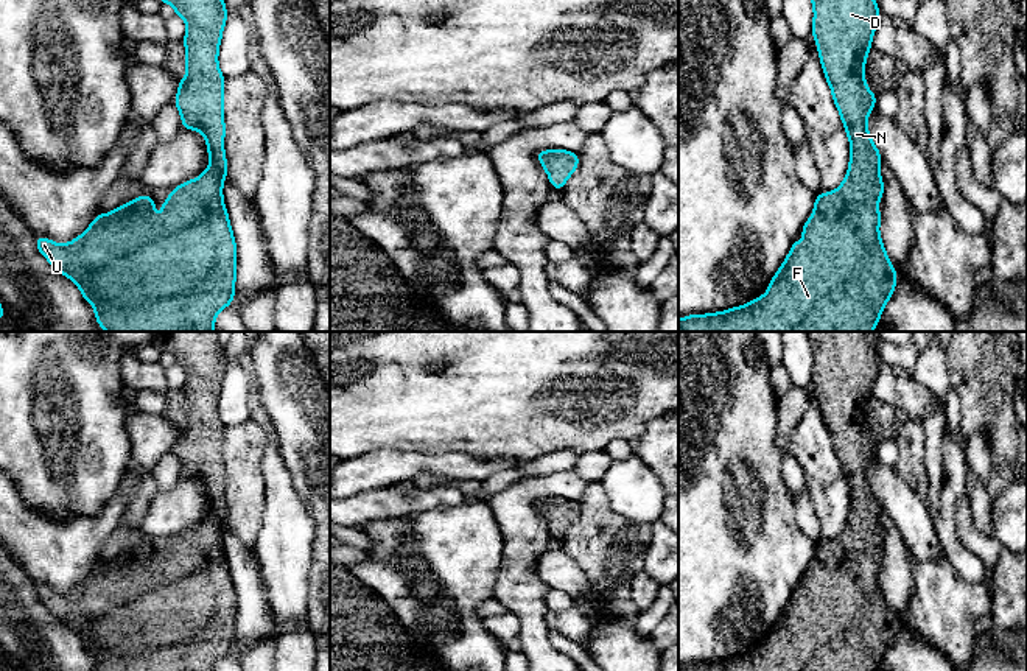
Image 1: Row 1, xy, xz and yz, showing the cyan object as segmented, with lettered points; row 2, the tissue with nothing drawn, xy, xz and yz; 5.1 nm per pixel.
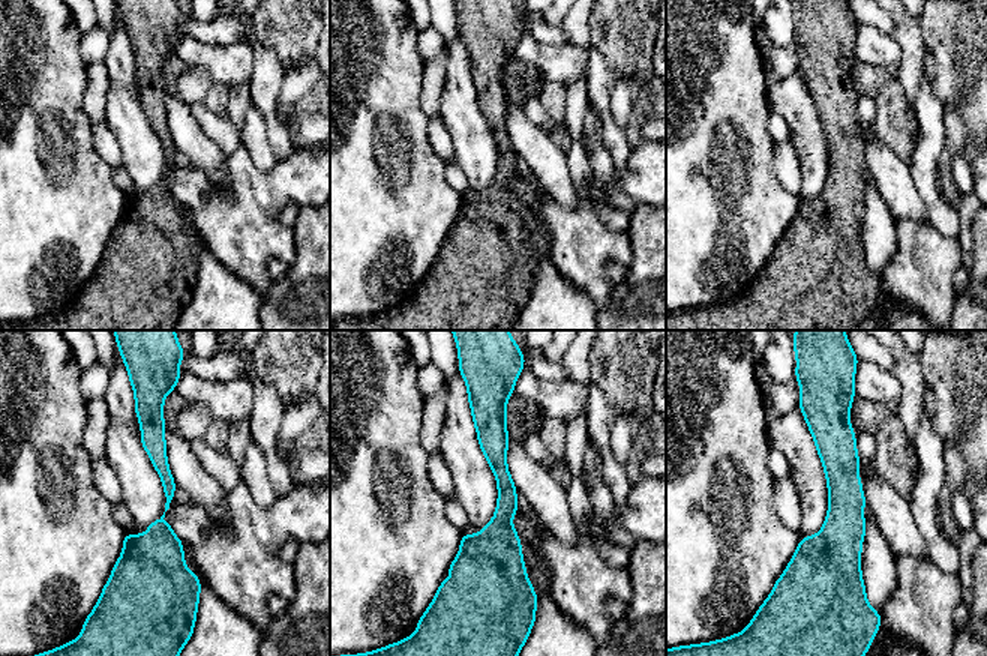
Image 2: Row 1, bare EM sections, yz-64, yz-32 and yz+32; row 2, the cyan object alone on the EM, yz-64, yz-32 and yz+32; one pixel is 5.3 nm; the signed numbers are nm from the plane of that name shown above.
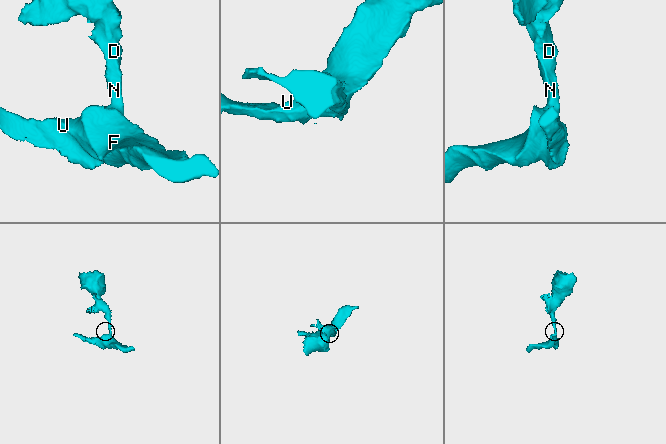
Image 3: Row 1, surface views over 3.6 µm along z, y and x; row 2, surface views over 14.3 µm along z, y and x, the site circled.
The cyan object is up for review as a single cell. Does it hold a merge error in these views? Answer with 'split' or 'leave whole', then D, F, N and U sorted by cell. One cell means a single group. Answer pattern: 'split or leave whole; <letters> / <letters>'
leave whole; D F N U

